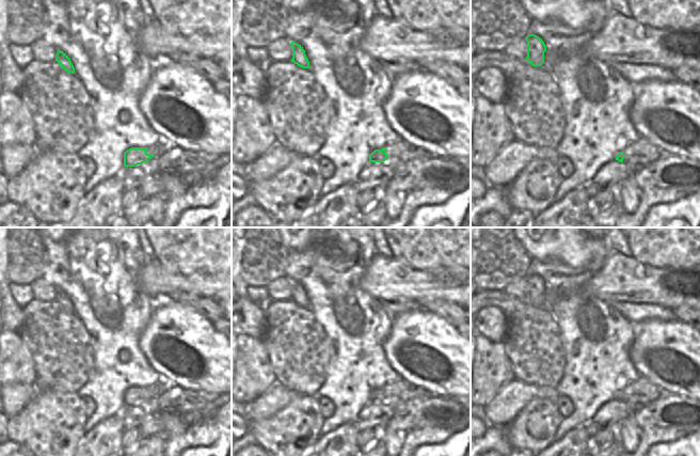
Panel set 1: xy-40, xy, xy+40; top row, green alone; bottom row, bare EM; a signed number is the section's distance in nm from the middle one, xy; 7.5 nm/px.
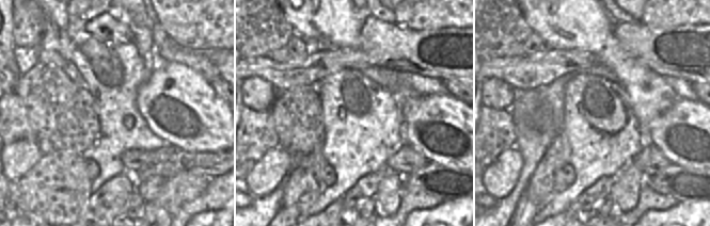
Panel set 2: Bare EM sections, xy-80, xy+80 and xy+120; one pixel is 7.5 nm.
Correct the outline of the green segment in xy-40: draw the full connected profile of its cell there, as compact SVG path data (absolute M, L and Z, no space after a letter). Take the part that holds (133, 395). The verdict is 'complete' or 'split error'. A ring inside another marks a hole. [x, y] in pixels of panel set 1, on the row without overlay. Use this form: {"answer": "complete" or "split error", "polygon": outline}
{"answer": "complete", "polygon": "M131 387L124 392L124 406L136 406L142 404L154 396L146 392L147 387Z"}

